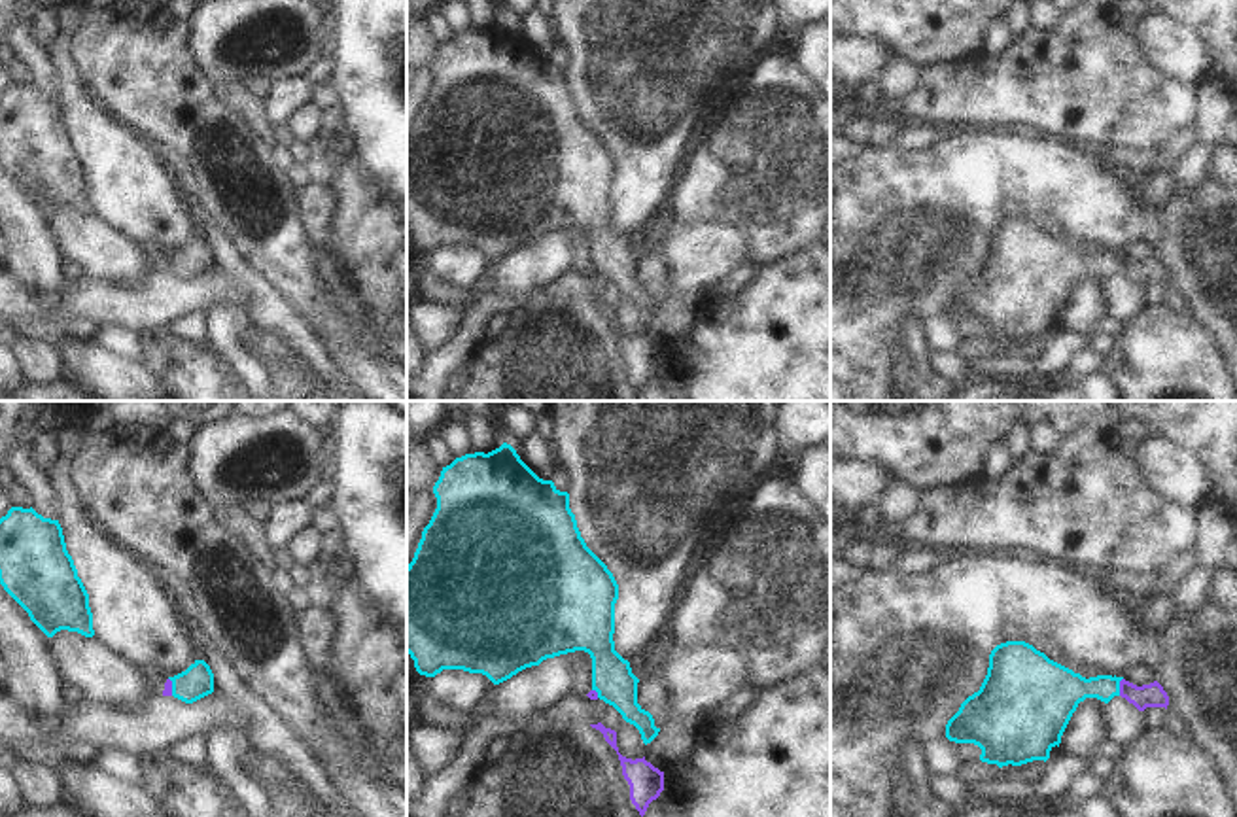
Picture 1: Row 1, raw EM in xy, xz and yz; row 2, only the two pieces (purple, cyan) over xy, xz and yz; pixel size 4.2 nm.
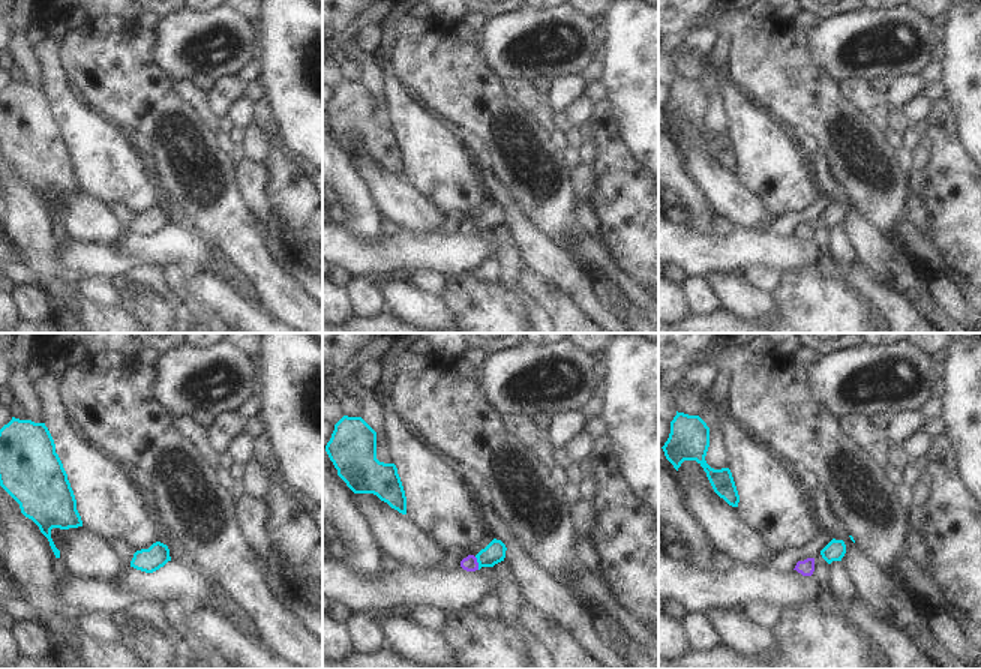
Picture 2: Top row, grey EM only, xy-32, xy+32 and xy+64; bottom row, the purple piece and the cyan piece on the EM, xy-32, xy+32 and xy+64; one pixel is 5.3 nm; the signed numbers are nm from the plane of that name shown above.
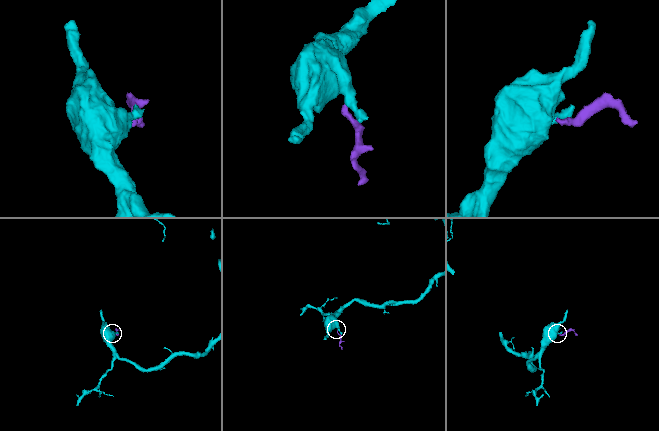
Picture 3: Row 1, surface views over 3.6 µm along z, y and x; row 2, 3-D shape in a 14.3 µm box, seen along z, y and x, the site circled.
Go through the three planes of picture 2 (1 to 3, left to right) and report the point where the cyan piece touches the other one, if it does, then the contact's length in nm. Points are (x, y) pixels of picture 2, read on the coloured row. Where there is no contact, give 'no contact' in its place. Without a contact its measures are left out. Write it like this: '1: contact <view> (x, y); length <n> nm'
1: no contact
2: contact xy+32 (477, 563); length 80 nm
3: no contact

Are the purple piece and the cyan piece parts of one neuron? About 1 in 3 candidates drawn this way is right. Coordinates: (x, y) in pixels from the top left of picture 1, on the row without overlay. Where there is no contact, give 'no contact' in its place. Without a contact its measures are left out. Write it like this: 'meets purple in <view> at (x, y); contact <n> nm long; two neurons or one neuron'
meets purple in yz at (1120, 263); contact 80 nm long; two neurons

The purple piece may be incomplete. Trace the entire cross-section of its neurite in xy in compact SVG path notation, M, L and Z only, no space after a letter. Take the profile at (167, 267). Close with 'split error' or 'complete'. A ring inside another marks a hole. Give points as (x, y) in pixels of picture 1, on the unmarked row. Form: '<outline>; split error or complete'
M155 242L140 244L149 259L153 272L172 272L172 257Z; split error

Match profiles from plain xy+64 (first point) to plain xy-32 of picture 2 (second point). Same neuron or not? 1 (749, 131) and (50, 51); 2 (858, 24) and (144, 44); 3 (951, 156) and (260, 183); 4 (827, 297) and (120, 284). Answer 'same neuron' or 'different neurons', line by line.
1: same neuron
2: different neurons
3: different neurons
4: same neuron

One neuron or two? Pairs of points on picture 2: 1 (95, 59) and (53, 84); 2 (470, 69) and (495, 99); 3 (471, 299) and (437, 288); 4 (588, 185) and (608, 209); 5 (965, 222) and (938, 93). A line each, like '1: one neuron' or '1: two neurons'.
1: two neurons
2: one neuron
3: two neurons
4: two neurons
5: two neurons

